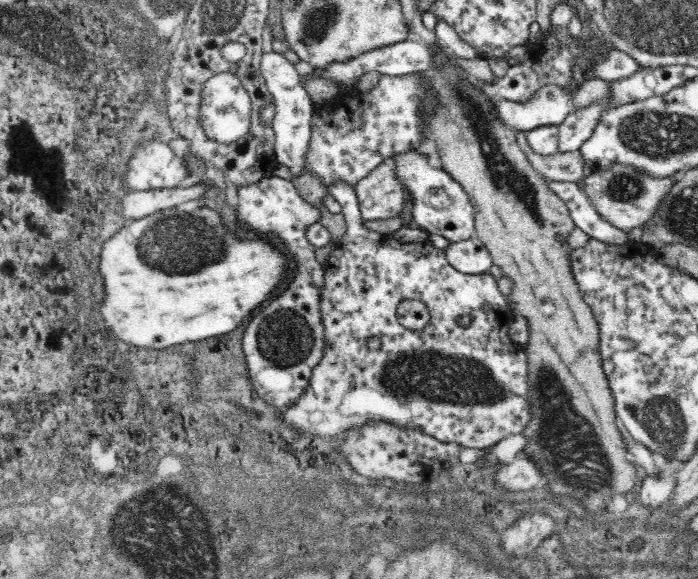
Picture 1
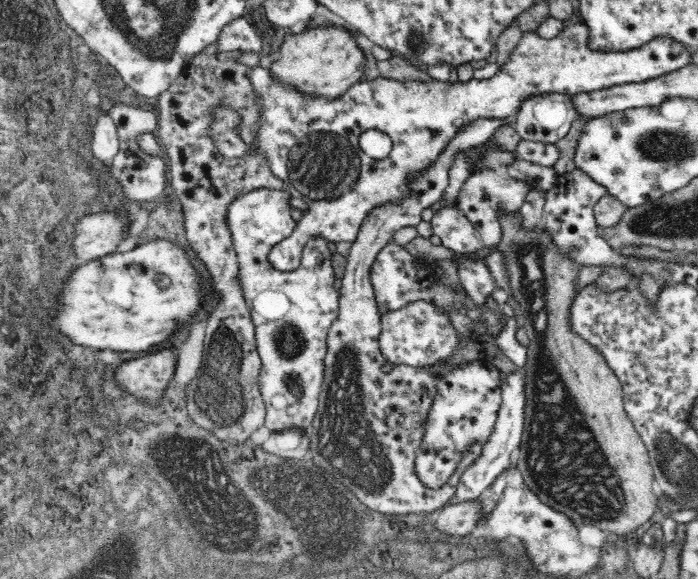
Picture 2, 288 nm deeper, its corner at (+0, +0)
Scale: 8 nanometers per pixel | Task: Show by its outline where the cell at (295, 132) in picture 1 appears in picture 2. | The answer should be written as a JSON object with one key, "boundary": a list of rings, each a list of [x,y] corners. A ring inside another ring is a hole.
{"boundary":[[[236,18],[230,24],[226,24],[216,40],[218,52],[260,52],[262,40],[254,32],[252,24],[248,24],[244,18]]]}

